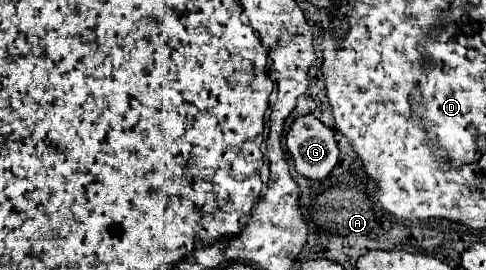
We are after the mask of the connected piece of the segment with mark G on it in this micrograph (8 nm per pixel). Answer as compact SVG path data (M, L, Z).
M298 116L286 134L288 152L294 158L298 174L324 180L338 162L334 132L316 116Z

